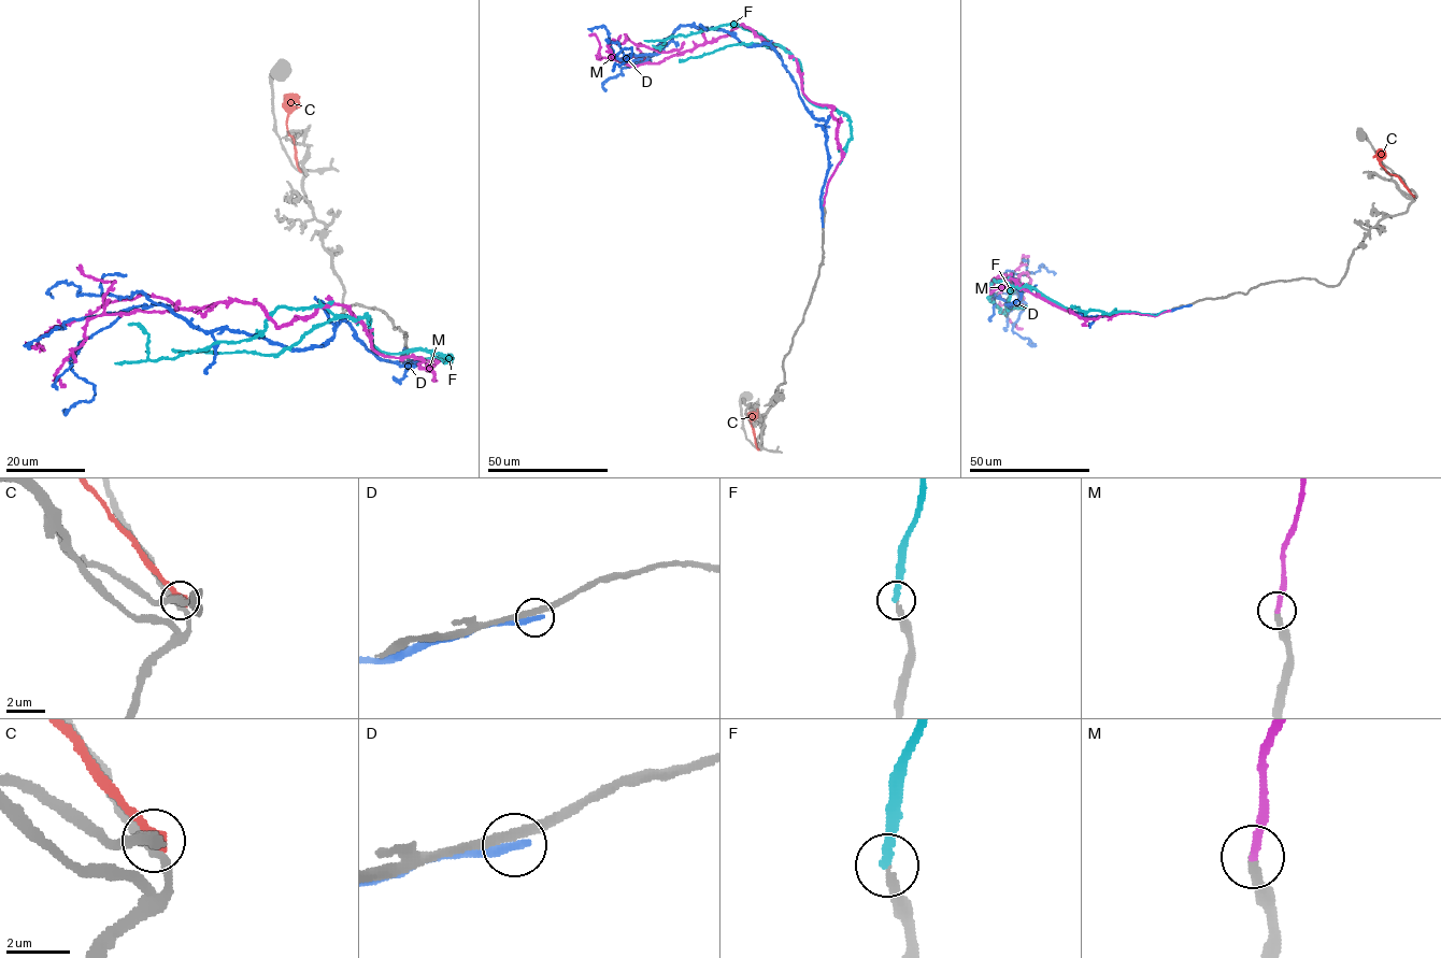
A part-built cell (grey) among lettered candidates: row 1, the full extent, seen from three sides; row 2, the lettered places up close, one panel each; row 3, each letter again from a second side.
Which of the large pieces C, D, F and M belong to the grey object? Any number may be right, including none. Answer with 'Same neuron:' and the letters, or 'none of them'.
Same neuron: M

